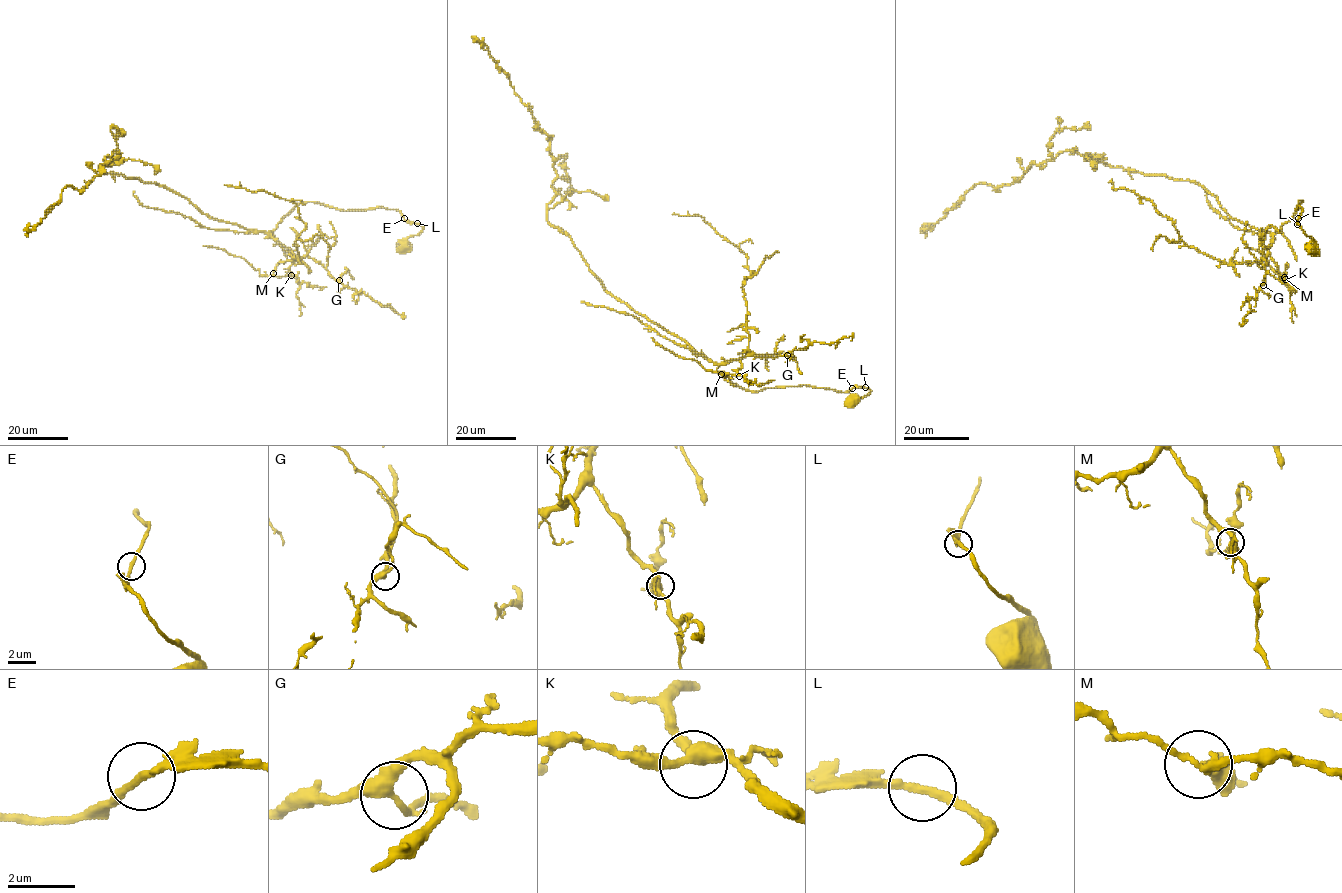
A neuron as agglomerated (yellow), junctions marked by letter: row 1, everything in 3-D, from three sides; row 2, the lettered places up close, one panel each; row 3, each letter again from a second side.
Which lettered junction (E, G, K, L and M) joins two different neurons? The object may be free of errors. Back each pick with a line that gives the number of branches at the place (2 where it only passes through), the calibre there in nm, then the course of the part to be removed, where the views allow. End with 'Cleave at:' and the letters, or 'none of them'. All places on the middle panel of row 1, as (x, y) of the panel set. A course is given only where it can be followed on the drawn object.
Cleave at: none of them

